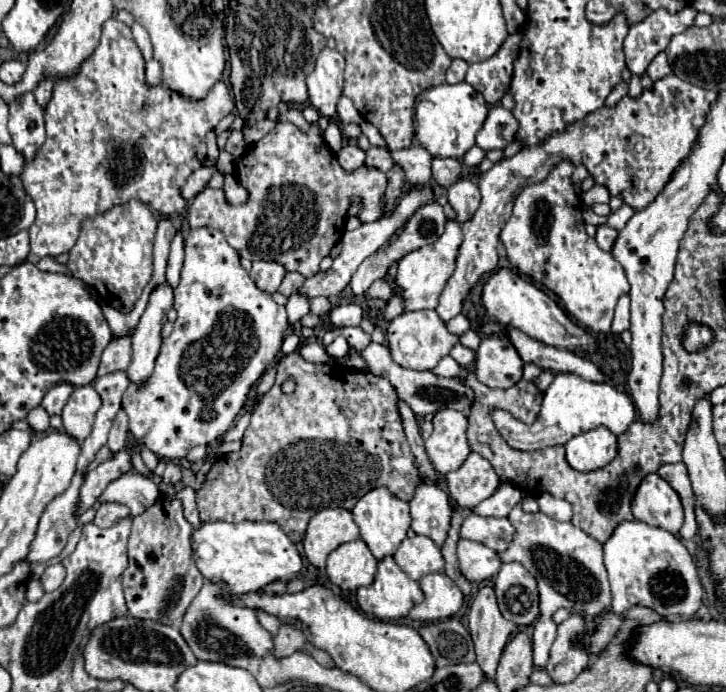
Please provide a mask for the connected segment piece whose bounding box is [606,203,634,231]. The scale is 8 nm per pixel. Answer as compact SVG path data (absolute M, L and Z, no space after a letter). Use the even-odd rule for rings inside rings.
M624 203L620 209L616 209L616 211L612 211L612 213L608 215L608 221L606 221L606 223L608 223L610 227L614 227L614 229L620 231L620 229L624 229L624 225L628 223L628 219L630 219L632 215L634 215L632 207Z

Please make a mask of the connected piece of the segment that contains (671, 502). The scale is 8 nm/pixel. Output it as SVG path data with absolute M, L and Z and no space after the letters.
M650 473L640 481L630 509L636 519L666 529L674 535L684 521L680 497L676 497L676 491L658 473Z

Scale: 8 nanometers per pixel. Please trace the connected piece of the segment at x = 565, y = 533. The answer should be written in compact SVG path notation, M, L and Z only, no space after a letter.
M520 505L510 511L510 523L516 533L506 551L498 553L500 561L518 561L522 563L538 581L540 591L540 617L534 623L534 667L544 669L548 663L548 651L554 643L554 619L552 615L560 607L568 607L578 611L582 605L582 613L586 617L596 617L610 609L610 585L608 575L602 561L602 543L588 537L582 529L572 523L560 523L550 519L544 513L524 513Z

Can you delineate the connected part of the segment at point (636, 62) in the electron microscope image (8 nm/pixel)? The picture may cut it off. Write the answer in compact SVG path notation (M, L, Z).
M684 7L680 13L668 13L664 9L654 11L642 23L630 27L624 39L626 67L630 73L642 77L650 61L668 47L670 39L694 25L698 11L694 7Z

